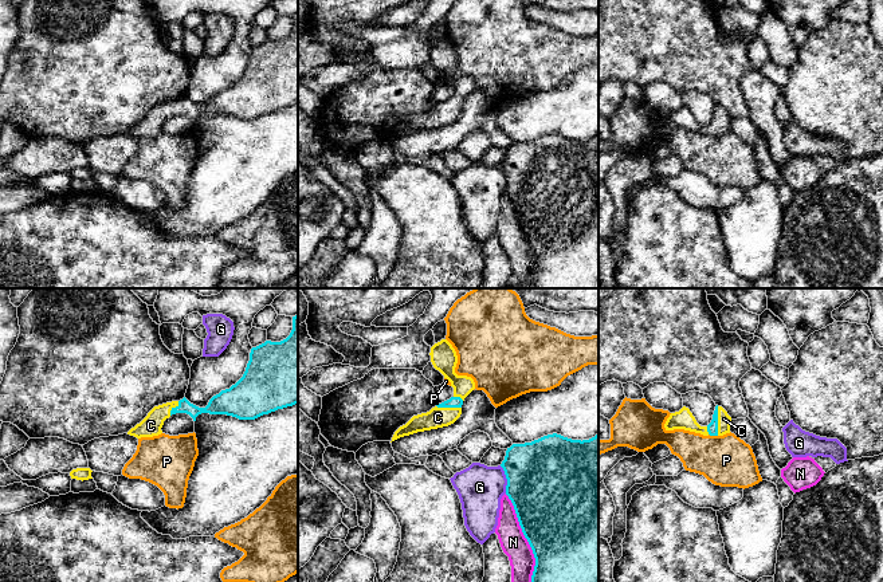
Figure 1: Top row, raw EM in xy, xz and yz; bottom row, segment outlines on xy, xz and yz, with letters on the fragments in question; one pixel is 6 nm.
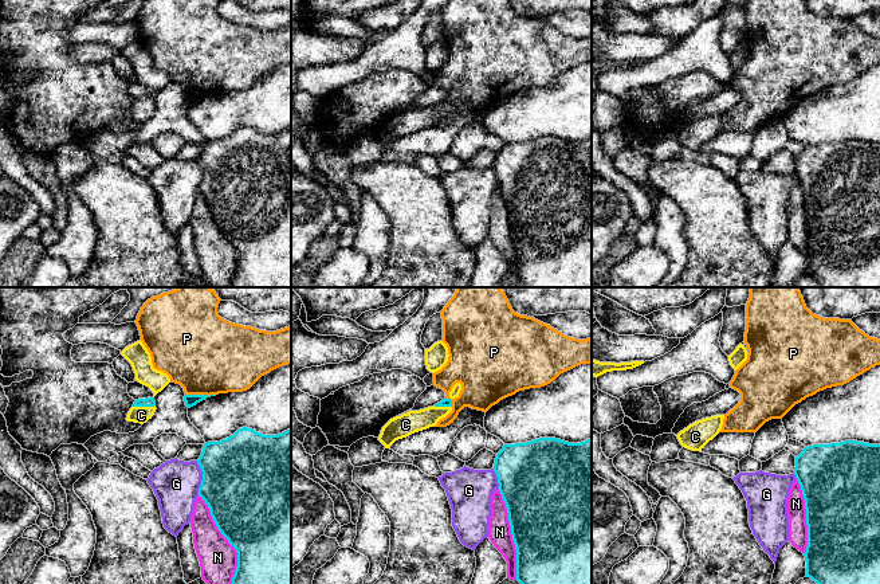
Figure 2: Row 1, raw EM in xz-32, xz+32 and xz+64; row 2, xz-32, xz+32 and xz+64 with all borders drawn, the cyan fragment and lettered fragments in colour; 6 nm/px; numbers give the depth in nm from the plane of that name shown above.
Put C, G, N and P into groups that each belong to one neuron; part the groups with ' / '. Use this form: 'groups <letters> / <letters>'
groups C / G / N / P

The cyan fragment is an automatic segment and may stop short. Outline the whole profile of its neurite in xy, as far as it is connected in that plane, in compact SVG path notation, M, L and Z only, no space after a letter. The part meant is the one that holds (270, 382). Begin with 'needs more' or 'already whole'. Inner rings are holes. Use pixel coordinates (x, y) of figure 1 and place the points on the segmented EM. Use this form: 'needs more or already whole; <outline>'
needs more; M298 315L293 330L280 342L266 341L252 347L243 377L229 389L213 396L205 408L180 401L154 406L127 434L137 439L162 433L164 421L176 413L187 413L193 421L201 413L227 414L239 420L255 420L278 409L298 404Z

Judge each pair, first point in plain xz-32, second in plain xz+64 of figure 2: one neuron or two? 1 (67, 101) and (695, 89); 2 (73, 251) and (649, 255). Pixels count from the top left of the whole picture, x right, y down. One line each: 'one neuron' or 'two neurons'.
1: one neuron
2: two neurons

